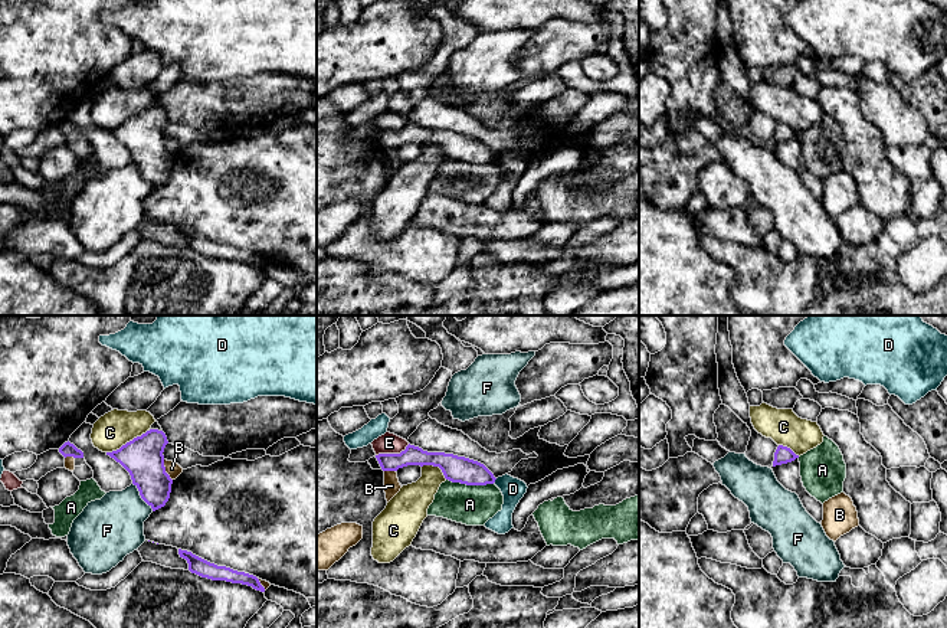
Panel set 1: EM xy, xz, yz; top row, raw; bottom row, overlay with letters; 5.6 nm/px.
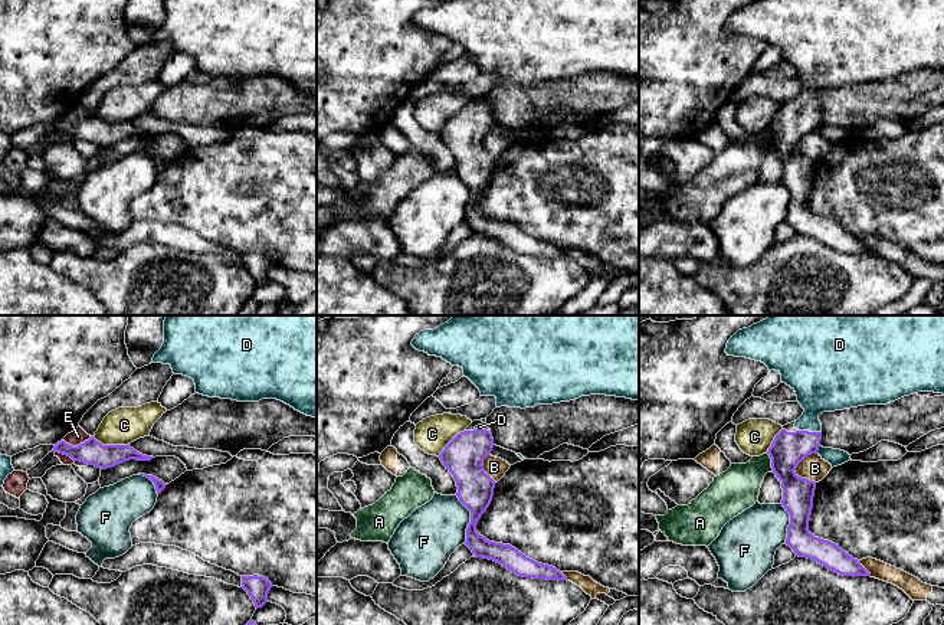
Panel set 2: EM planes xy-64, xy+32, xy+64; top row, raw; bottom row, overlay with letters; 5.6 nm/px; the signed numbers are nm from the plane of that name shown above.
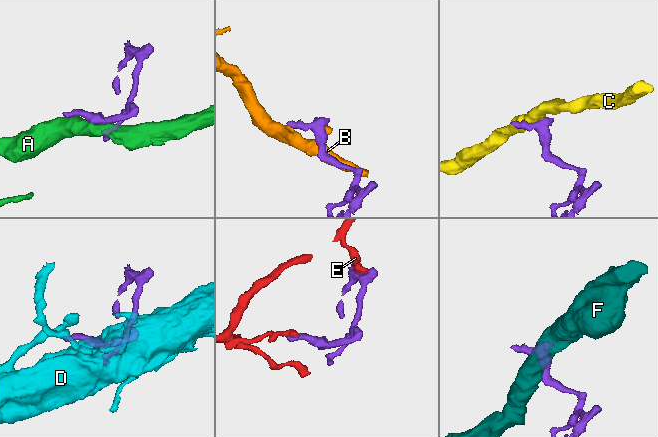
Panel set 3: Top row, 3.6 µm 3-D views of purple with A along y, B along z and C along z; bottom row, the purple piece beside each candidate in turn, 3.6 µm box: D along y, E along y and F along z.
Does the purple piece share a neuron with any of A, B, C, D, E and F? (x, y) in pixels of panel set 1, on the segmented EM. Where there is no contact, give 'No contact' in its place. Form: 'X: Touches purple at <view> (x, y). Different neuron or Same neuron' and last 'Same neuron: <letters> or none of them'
A: Touches purple at xz (469, 484). Different neuron
B: Touches purple at xy (164, 470). Different neuron
C: Touches purple at xy (130, 441). Different neuron
D: Touches purple at xz (494, 481). Same neuron
E: Touches purple at xz (392, 454). Different neuron
F: Touches purple at xy (141, 497). Different neuron
Same neuron: D

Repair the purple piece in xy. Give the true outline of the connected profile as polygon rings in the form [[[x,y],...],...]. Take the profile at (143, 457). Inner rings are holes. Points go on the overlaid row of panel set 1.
[[[150,429],[119,449],[107,452],[130,472],[132,484],[153,511],[164,507],[171,493],[173,480],[166,472],[163,455],[167,444],[163,431]]]

